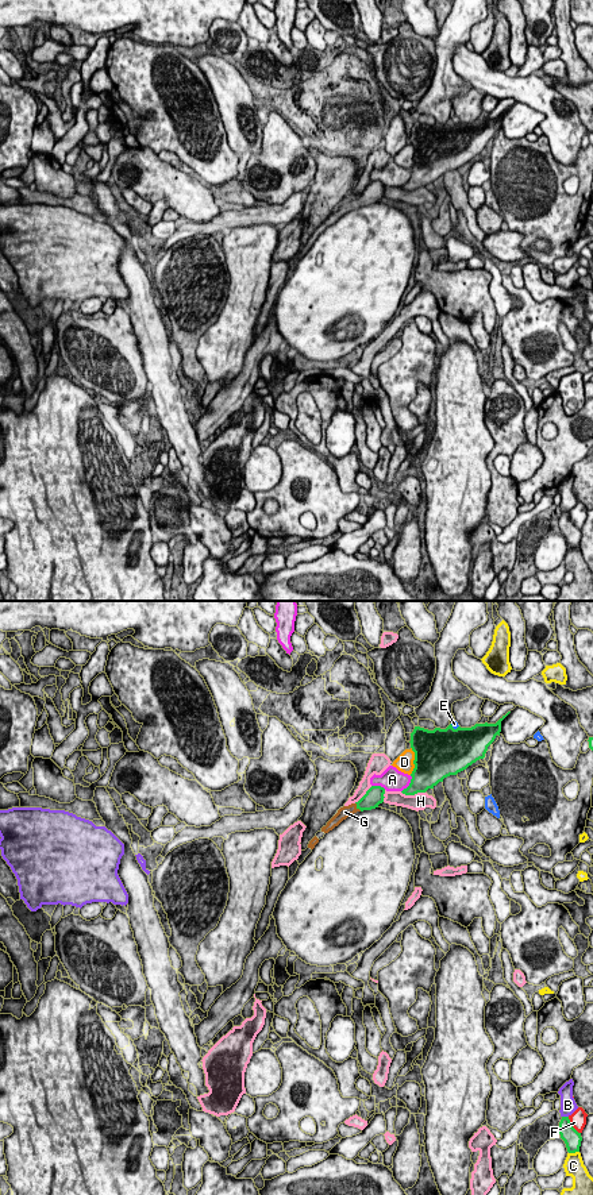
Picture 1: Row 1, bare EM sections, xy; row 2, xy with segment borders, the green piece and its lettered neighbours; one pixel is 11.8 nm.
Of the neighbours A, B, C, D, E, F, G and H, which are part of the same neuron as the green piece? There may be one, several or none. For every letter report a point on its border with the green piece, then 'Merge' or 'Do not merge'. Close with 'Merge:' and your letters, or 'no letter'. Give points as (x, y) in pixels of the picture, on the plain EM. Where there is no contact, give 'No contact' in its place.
A: Touches green at xy (409, 178). Do not merge
B: Touches green at xy (565, 512). Do not merge
C: Touches green at xy (573, 547). Do not merge
D: Touches green at xy (414, 155). Do not merge
E: Touches green at xy (453, 123). Do not merge
F: Touches green at xy (570, 520). Do not merge
G: Touches green at xy (357, 201). Merge
H: Touches green at xy (412, 189). Do not merge
Merge: G

